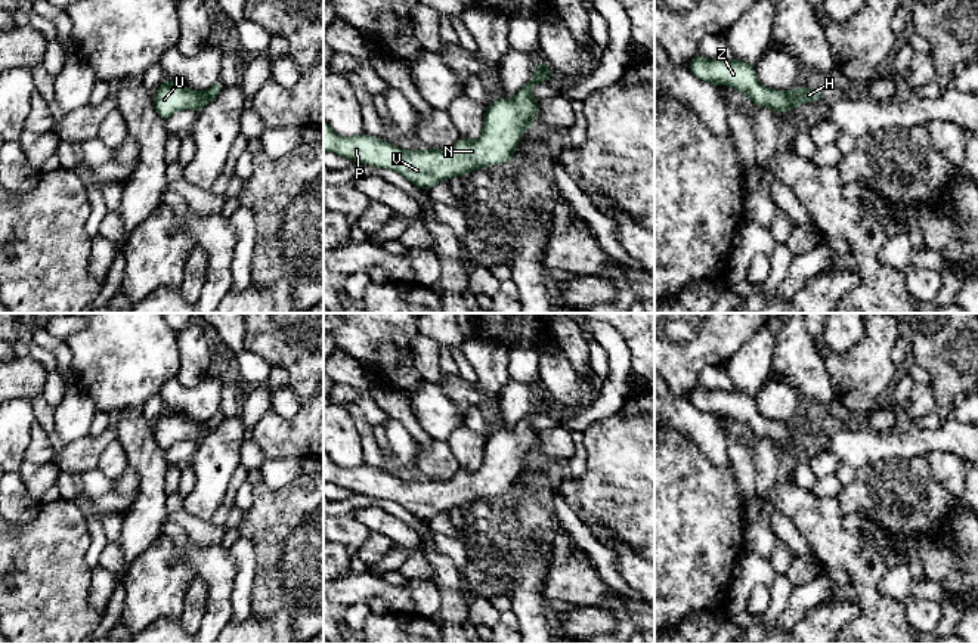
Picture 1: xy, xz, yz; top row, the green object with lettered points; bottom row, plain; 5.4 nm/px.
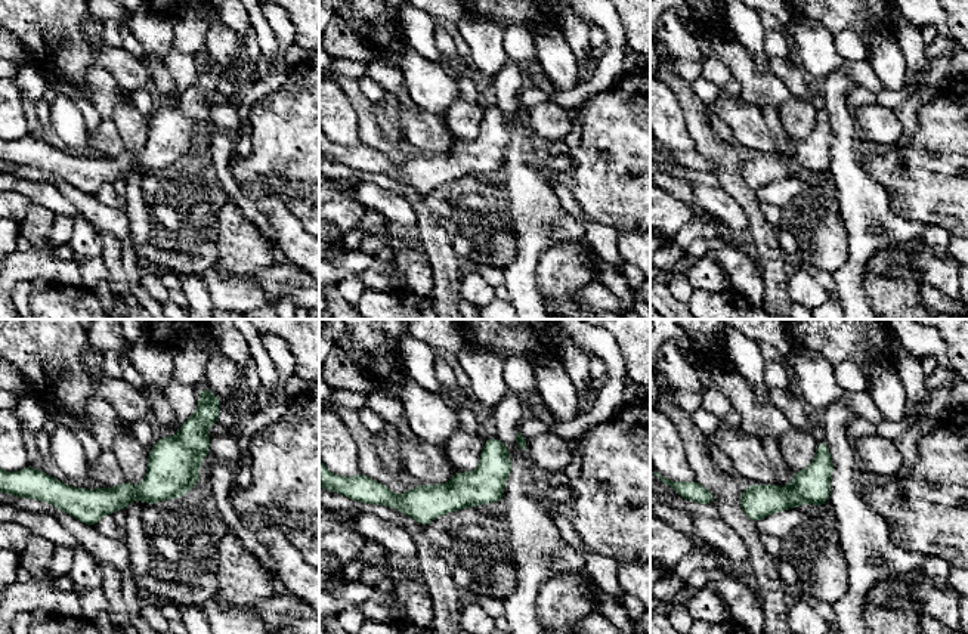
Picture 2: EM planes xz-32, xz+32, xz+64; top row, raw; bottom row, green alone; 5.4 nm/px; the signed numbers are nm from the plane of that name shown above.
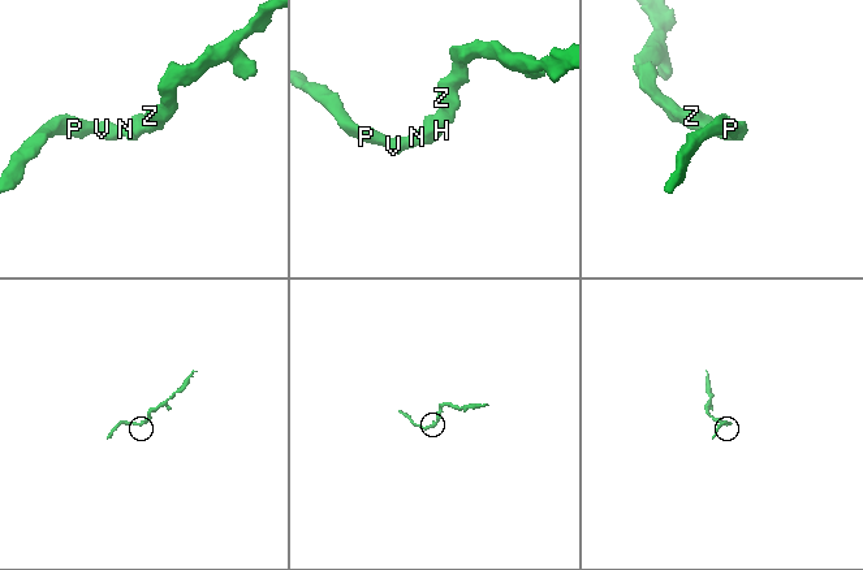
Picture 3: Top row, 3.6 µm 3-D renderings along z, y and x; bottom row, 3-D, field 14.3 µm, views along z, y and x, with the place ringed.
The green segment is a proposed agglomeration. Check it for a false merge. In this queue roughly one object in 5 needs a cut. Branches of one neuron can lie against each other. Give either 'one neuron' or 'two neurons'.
one neuron

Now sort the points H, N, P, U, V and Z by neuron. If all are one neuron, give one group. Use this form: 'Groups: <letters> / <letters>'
Groups: H N P U V Z

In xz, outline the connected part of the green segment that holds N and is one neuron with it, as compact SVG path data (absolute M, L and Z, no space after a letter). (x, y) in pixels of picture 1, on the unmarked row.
M541 390L532 411L517 422L513 433L498 430L488 434L483 461L476 471L459 468L449 480L405 482L368 464L355 468L338 467L324 448L324 482L374 499L394 501L415 517L428 521L440 511L510 493L522 473L522 462L533 459L539 443L539 431L530 419L533 415L548 414L553 405Z

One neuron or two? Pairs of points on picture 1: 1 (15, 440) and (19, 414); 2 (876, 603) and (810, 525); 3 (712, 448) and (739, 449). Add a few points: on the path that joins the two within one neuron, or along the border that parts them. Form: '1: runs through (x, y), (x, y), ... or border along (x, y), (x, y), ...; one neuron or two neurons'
1: runs through (15, 434), (15, 420); one neuron
2: runs through (859, 584), (856, 581), (856, 570), (829, 544); one neuron
3: border along (727, 439), (727, 457), (732, 466); two neurons

